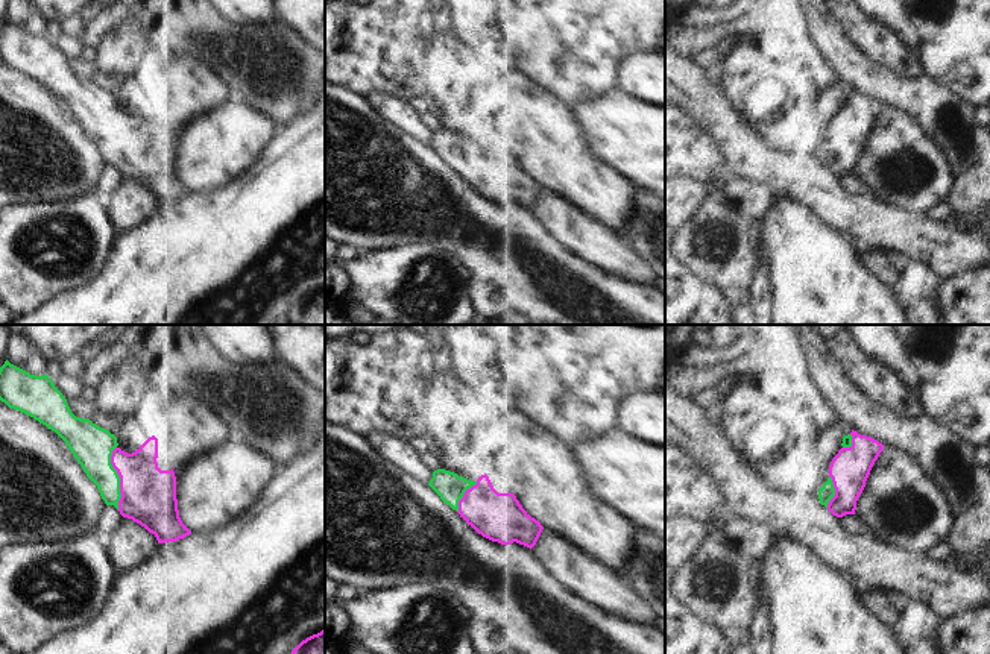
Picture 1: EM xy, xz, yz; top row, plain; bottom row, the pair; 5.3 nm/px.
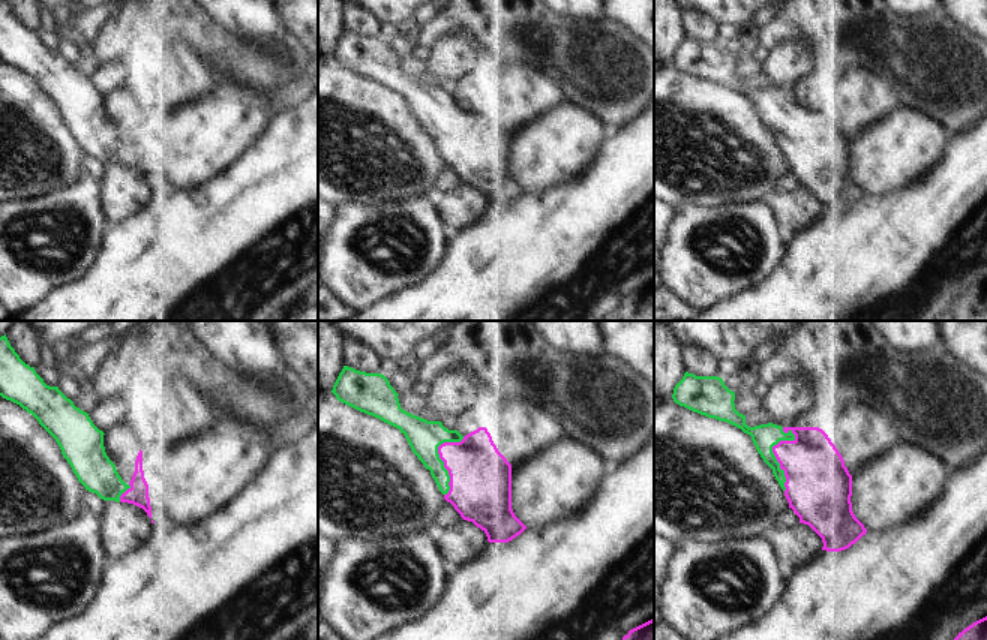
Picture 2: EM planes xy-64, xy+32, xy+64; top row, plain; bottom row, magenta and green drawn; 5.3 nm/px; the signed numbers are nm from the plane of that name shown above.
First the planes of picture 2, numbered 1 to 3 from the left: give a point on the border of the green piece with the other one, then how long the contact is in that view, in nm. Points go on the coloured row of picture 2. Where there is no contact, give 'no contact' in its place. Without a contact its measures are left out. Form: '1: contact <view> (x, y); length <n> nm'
1: contact xy-64 (123, 493); length 110 nm
2: contact xy+32 (440, 457); length 340 nm
3: contact xy+64 (773, 450); length 340 nm

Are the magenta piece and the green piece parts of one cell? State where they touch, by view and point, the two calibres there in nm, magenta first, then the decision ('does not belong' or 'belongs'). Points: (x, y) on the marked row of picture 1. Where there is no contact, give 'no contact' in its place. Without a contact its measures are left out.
xy (120, 478) | 280/220 nm | belongs

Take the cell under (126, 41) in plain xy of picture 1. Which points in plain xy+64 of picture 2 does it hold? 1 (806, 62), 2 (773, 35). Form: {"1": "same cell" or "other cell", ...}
{"1": "same cell", "2": "other cell"}

